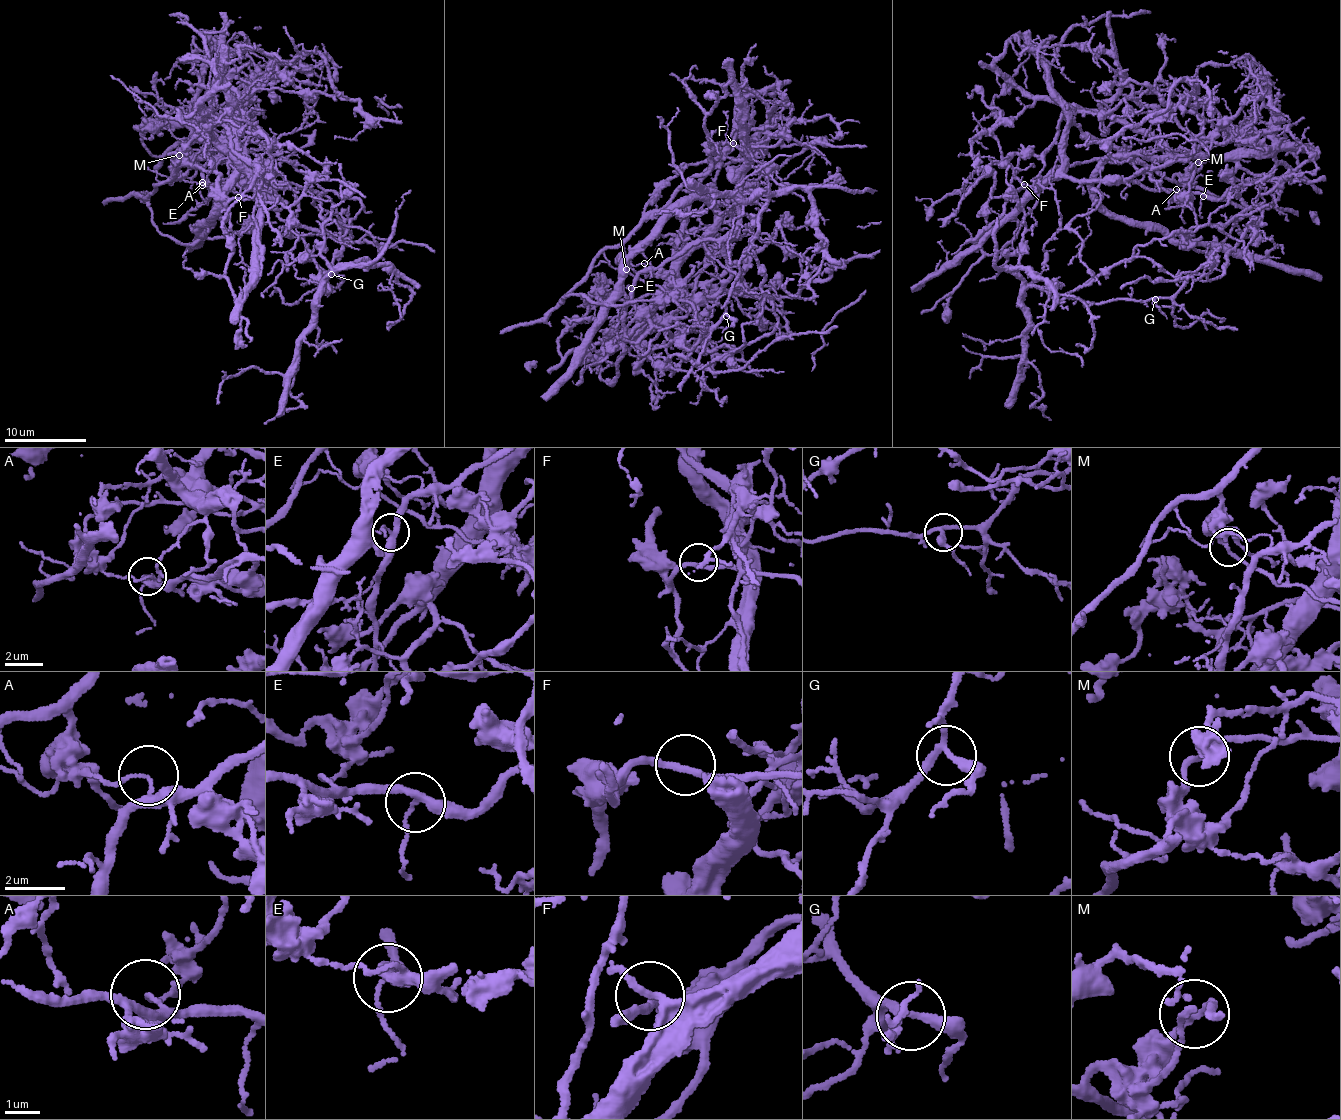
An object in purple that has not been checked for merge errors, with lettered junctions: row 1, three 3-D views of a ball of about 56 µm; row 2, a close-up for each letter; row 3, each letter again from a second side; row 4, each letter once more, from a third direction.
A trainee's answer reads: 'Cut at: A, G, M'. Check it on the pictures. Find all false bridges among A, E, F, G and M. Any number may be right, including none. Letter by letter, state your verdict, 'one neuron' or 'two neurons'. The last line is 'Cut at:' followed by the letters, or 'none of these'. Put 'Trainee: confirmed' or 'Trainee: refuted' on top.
Trainee: refuted
A: two neurons
E: one neuron
F: one neuron
G: one neuron
M: two neurons
Cut at: A, M

